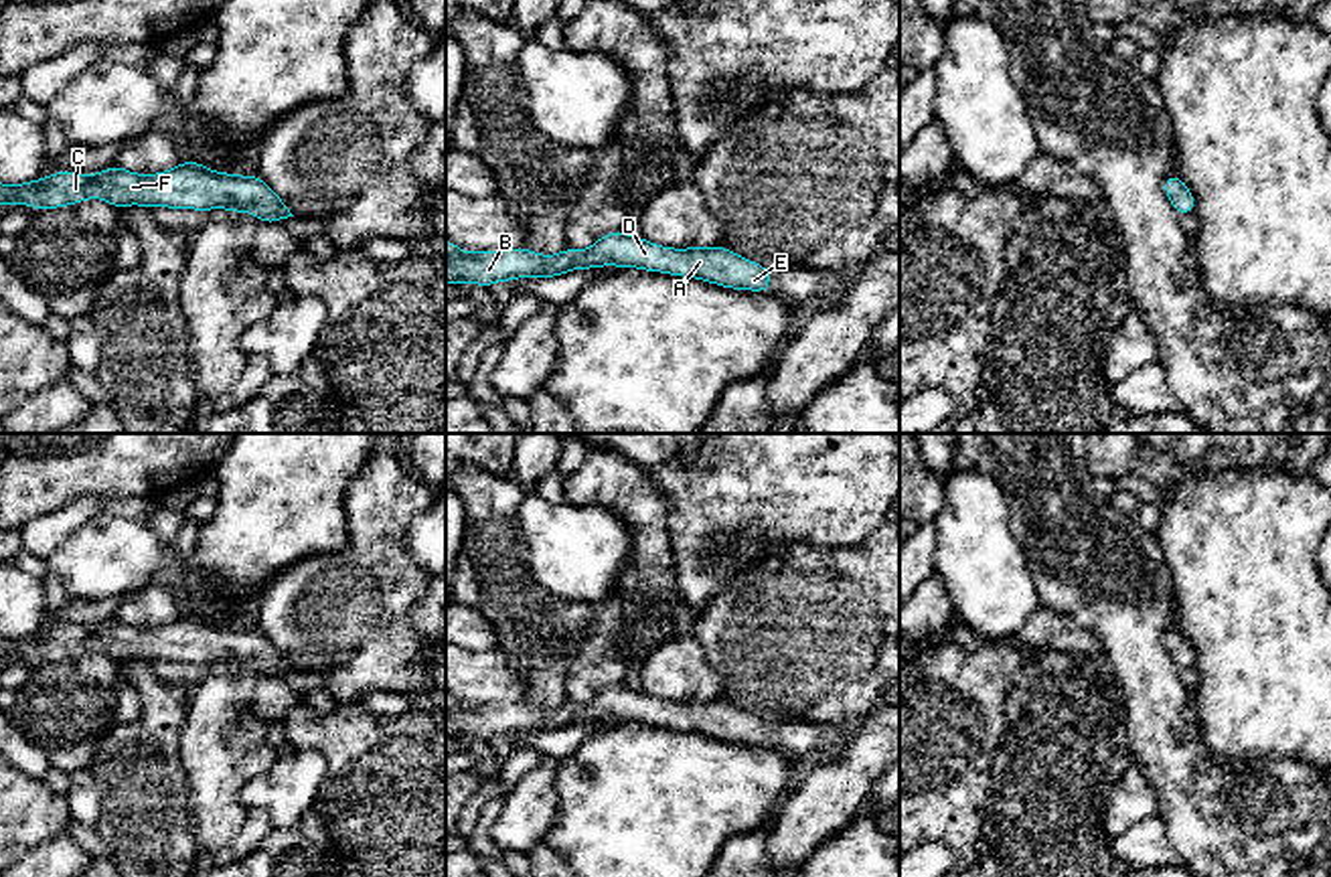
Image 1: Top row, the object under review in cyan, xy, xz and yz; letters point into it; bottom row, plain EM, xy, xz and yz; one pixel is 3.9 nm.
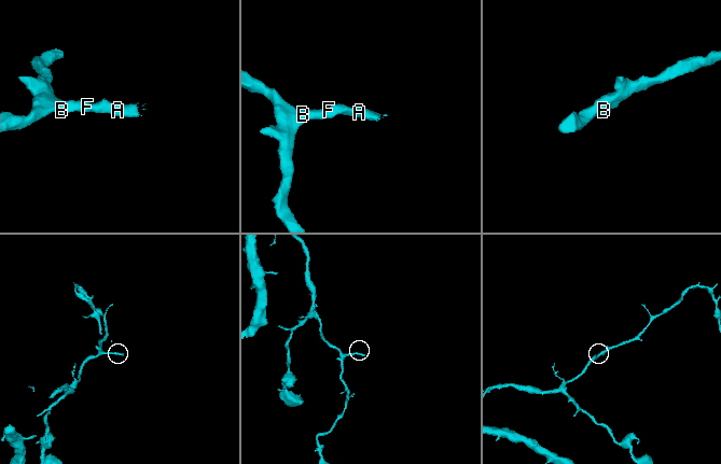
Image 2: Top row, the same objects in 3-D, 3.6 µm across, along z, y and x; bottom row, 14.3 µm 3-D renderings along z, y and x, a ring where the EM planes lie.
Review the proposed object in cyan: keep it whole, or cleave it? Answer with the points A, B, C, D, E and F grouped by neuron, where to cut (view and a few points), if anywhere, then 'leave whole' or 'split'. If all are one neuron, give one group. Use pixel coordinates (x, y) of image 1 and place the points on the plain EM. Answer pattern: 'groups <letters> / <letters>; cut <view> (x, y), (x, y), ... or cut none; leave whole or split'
groups A B C D E F; cut none; leave whole

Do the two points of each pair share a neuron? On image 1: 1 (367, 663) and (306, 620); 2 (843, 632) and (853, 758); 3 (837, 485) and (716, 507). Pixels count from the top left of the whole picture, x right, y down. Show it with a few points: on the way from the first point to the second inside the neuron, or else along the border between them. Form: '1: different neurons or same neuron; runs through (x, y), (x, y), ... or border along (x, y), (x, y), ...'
1: same neuron; runs through (353, 649), (321, 620)
2: different neurons; border along (878, 705), (851, 726)
3: same neuron; runs through (807, 485), (746, 485)

